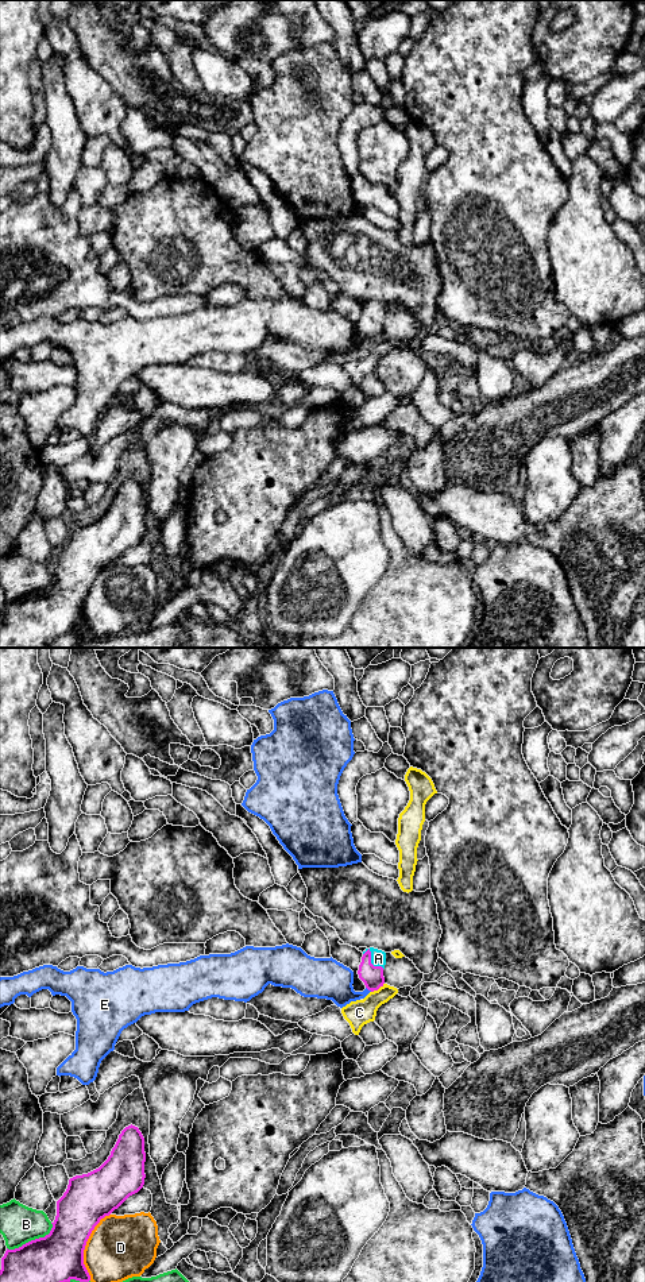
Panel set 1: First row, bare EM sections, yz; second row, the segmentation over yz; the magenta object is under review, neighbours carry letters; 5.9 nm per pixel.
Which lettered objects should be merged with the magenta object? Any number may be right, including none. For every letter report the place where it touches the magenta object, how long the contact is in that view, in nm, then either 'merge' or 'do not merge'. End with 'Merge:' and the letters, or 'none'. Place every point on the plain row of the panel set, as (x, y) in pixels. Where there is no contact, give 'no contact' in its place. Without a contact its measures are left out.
A: meets magenta in yz at (370, 312); contact 160 nm long; merge
B: meets magenta in yz at (31, 593); contact 320 nm long; do not merge
C: meets magenta in yz at (377, 342); contact 100 nm long; do not merge
D: meets magenta in yz at (85, 597); contact 420 nm long; do not merge
E: meets magenta in yz at (369, 342); contact 50 nm long; do not merge
Merge: A

